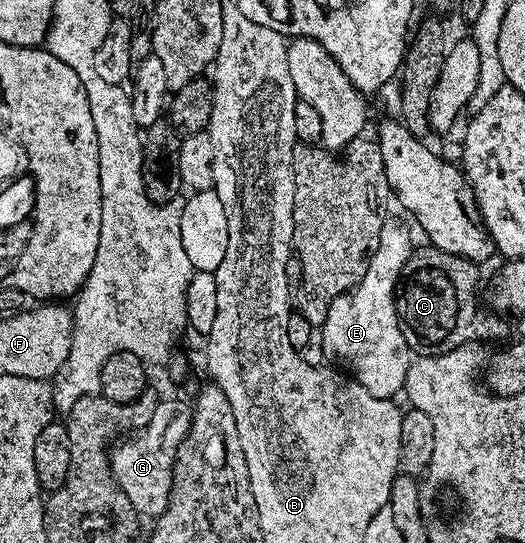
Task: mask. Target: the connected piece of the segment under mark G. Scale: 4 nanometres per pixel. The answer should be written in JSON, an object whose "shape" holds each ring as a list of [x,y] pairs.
{"shape":[[[163,400],[156,403],[153,418],[138,434],[120,439],[110,449],[111,475],[140,517],[158,518],[171,501],[171,483],[175,480],[175,455],[191,429],[193,408],[183,400]]]}

